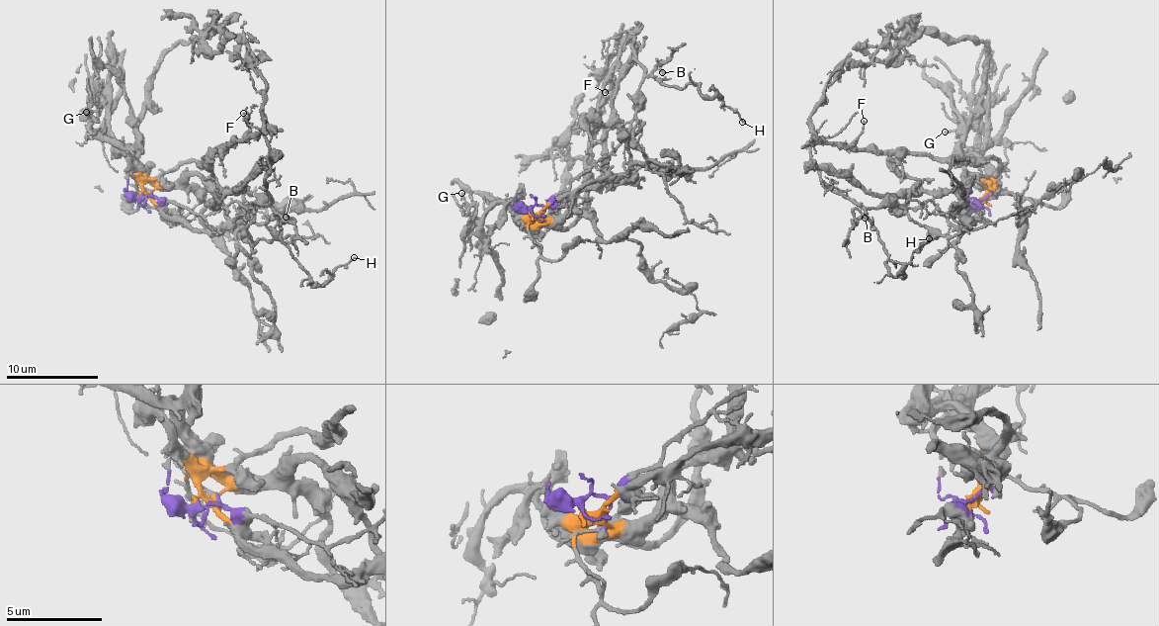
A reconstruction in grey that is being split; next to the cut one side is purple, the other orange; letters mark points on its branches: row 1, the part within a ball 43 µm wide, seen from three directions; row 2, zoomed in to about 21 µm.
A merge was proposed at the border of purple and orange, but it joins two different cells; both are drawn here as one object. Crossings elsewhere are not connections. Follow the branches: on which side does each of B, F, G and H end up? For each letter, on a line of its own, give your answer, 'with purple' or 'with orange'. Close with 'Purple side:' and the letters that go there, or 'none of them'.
B: with purple
F: with orange
G: with orange
H: with purple
Purple side: B, H

